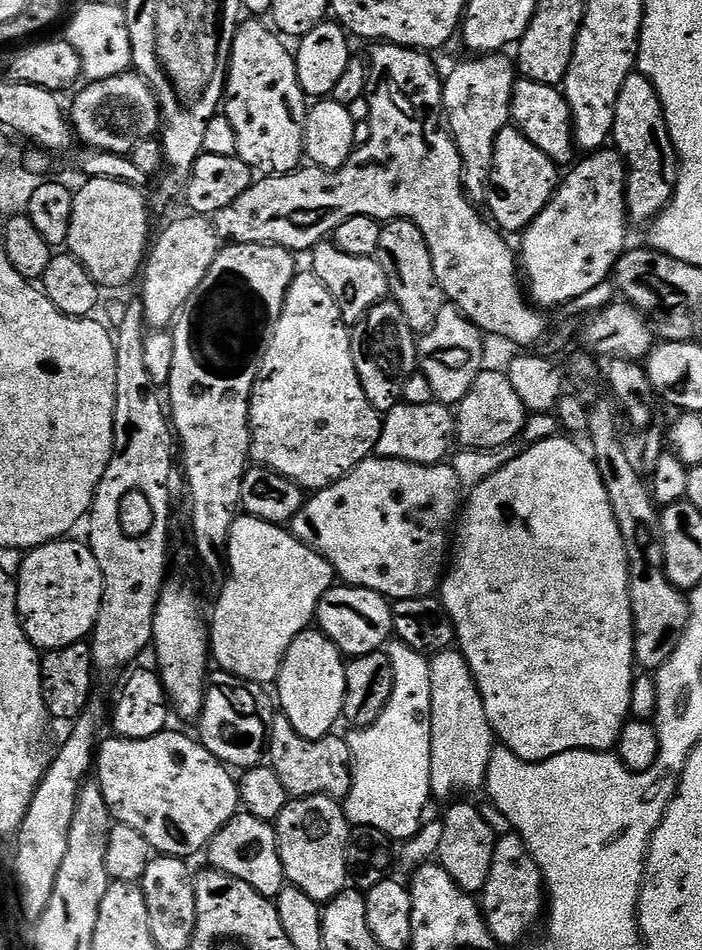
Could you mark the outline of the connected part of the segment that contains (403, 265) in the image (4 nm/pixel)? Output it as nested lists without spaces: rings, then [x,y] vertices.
[[[389,220],[381,227],[380,241],[375,260],[382,266],[388,279],[388,290],[391,299],[402,310],[406,322],[413,332],[423,334],[430,330],[434,318],[446,306],[446,297],[434,274],[434,262],[430,258],[430,246],[422,238],[422,230],[409,220]]]

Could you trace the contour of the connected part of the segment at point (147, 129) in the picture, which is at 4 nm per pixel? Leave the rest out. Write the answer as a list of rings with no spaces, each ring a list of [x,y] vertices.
[[[125,74],[94,80],[83,86],[85,88],[77,94],[72,108],[70,104],[70,123],[75,139],[88,144],[84,146],[89,149],[128,154],[141,140],[155,137],[161,131],[160,104],[152,87],[141,76]]]

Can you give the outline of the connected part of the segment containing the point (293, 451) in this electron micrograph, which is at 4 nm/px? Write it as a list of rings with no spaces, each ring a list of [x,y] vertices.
[[[297,271],[284,298],[282,314],[272,325],[254,382],[252,401],[248,403],[251,459],[259,467],[269,468],[305,490],[328,488],[375,453],[381,423],[381,413],[366,398],[366,390],[362,390],[354,366],[352,333],[330,290],[322,286],[312,271]]]

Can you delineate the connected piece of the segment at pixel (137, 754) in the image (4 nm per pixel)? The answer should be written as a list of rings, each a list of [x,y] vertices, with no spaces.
[[[165,730],[154,738],[141,740],[105,739],[96,749],[94,780],[100,785],[102,798],[112,811],[115,823],[138,830],[142,838],[161,856],[192,858],[195,852],[203,853],[208,843],[222,830],[222,826],[234,819],[241,807],[240,785],[237,777],[206,750],[199,739],[183,736],[180,732]]]

